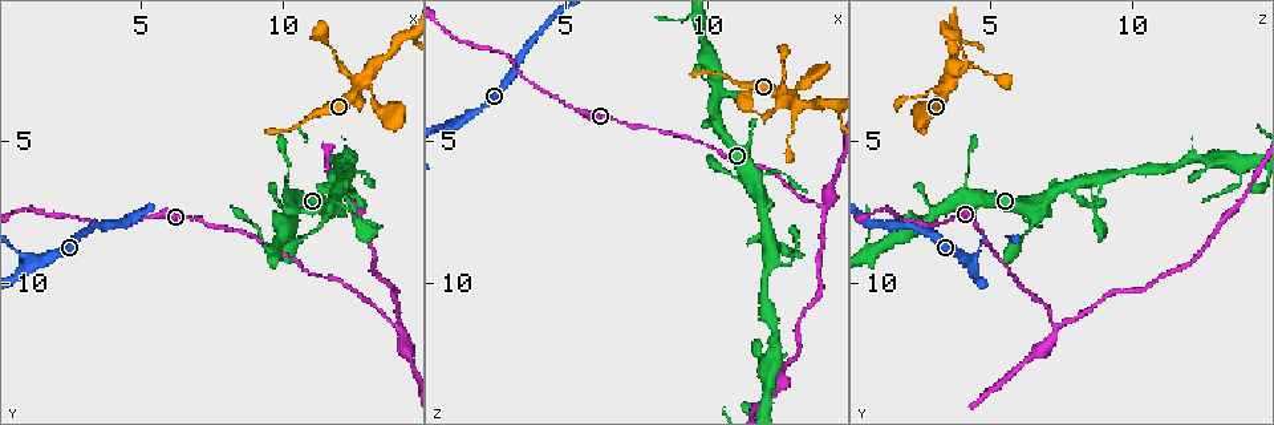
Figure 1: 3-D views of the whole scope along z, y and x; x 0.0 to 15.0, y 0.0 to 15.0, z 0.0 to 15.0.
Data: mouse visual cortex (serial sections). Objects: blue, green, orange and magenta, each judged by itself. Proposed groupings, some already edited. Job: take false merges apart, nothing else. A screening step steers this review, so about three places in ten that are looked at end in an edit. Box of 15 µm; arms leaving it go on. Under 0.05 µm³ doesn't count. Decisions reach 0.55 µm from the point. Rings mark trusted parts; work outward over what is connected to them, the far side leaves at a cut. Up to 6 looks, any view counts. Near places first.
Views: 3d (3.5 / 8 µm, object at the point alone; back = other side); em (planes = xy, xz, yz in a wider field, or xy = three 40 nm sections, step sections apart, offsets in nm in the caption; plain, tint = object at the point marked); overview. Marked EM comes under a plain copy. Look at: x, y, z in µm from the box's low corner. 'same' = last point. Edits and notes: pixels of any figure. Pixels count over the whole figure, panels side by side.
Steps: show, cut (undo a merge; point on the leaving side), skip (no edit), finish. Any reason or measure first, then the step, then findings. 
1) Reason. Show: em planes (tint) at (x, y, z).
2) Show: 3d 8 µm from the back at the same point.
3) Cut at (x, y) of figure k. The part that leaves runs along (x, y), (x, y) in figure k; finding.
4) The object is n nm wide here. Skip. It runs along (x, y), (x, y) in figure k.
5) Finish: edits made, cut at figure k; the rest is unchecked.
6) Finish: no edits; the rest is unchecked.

Show: 3d 3.5 µm at (14.0, 11.6, 7.2).

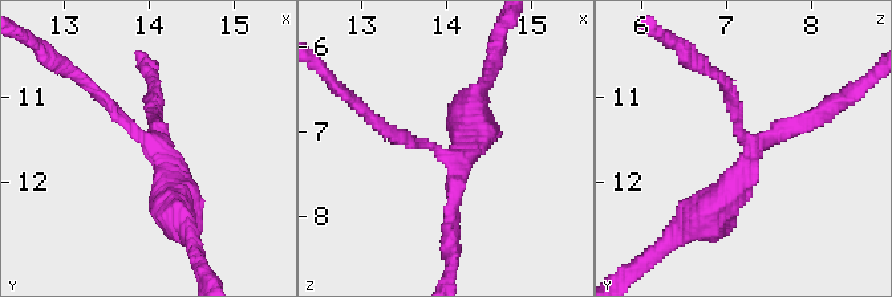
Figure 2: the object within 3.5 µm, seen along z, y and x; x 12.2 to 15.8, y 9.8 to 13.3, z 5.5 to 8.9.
Show: em xy step 5 (tint) at (14.05, 11.55, 7.30).

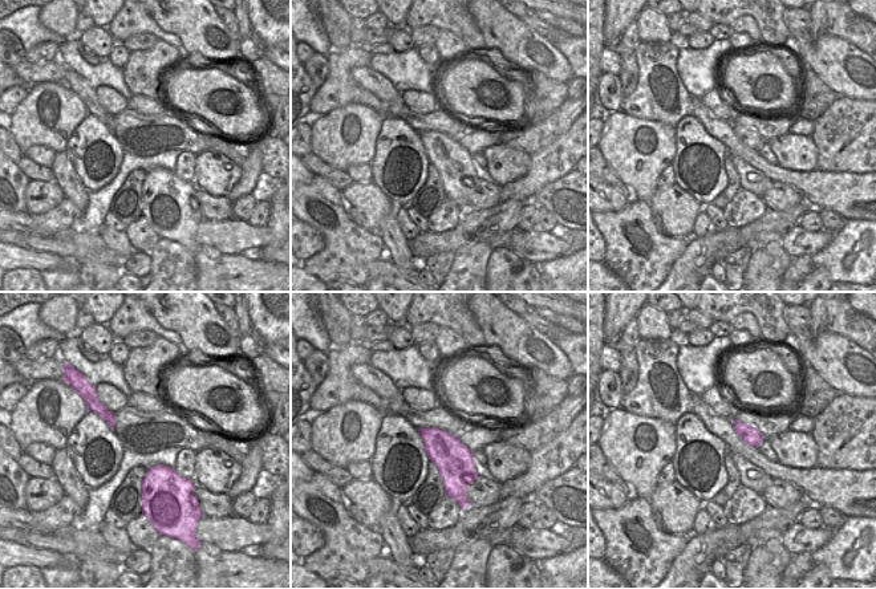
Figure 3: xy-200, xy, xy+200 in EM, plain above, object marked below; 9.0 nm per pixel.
Skip. One cell here.

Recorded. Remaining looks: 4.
Four-way junction. Show: 3d 3.5 µm at (12.2, 6.2, 8.9).

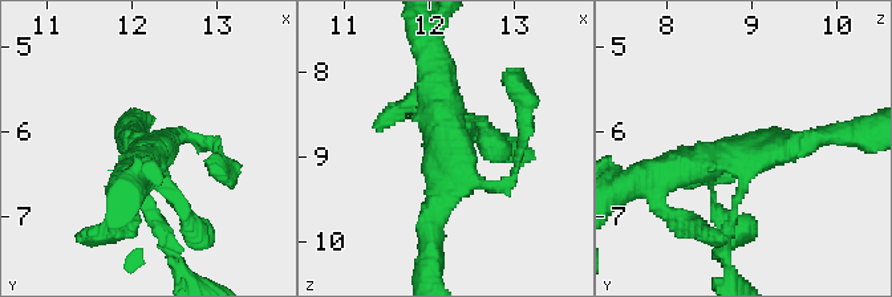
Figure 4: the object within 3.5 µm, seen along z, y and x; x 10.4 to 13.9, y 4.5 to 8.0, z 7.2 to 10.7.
Show: em xy step 2 (tint) at (12.20, 6.35, 8.90).

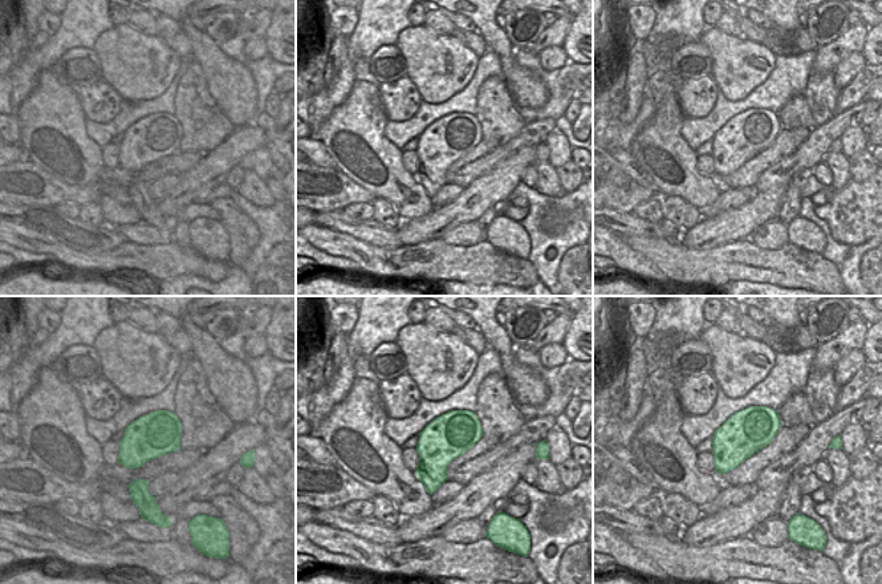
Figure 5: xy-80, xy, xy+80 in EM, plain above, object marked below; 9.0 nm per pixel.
The object is 400 nm wide here. Skip. It runs along (659, 174), (824, 137) in figure 4; all the same cell.

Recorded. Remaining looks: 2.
Finish: no edits; the rest is unchecked.

